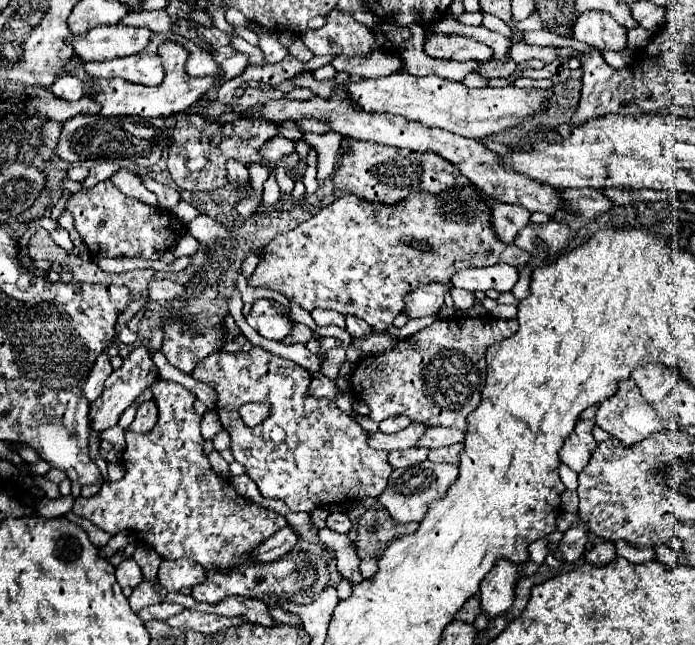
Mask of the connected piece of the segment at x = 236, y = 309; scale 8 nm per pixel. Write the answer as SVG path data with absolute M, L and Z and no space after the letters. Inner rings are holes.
M234 293L234 297L232 297L232 301L228 303L228 309L230 309L230 315L234 317L234 321L236 321L236 325L240 327L240 329L244 329L248 323L246 323L246 319L244 319L244 315L242 315L242 301L240 301L240 293Z

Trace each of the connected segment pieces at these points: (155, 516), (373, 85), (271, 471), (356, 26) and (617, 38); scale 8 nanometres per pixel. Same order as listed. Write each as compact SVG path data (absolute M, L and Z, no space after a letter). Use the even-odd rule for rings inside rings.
M162 379L158 381L158 385L154 385L152 393L158 405L158 423L150 433L144 435L126 431L126 451L122 455L126 475L116 483L106 481L94 497L78 497L74 501L72 513L92 521L96 527L108 531L110 535L116 535L118 531L132 531L140 543L156 551L162 559L194 559L206 569L206 579L200 585L192 587L190 593L196 601L216 605L218 601L230 595L244 595L254 599L276 595L286 599L290 595L304 593L308 587L312 587L316 583L316 569L308 565L308 559L302 551L288 553L270 563L248 561L252 551L276 531L280 531L288 521L282 515L272 513L260 507L258 503L238 495L230 481L212 469L208 457L204 455L204 437L200 433L202 417L196 415L192 407L192 403L196 401L194 393L190 393L178 383Z
M406 71L380 79L364 79L358 83L350 81L348 93L350 97L354 97L360 109L402 115L406 119L420 121L426 127L440 127L450 133L472 139L520 125L524 119L536 115L544 107L544 101L550 99L550 93L544 89L518 89L514 85L502 89L470 89L460 81L450 81L436 75L416 77Z
M252 347L250 351L238 353L214 351L206 357L206 361L198 363L192 377L214 385L218 393L216 411L220 415L222 427L230 433L232 455L240 465L246 467L246 475L256 481L262 497L282 499L290 511L312 513L314 509L332 503L378 497L386 489L394 471L394 467L388 463L388 453L372 449L368 445L368 433L356 421L352 421L350 415L340 411L330 399L312 397L308 393L312 375L294 361L272 355L262 347ZM244 403L270 403L270 415L260 425L248 427L238 411Z
M332 9L320 29L302 35L304 45L314 55L370 57L376 51L376 35L364 23L356 21L352 11Z
M586 11L572 25L576 41L594 45L598 49L620 51L626 47L626 29L604 11Z

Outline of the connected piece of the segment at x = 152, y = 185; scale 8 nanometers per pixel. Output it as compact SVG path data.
M144 179L144 185L152 191L152 193L156 193L156 197L158 197L158 205L162 207L162 209L174 209L178 203L180 203L180 199L182 199L182 195L176 191L176 189L172 189L172 187L166 187L166 185L160 185L160 183L156 183L156 181L152 181L152 179Z

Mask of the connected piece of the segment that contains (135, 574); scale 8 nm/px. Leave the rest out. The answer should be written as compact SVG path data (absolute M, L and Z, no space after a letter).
M126 559L116 567L116 579L122 587L138 587L142 579L142 571L134 559Z

